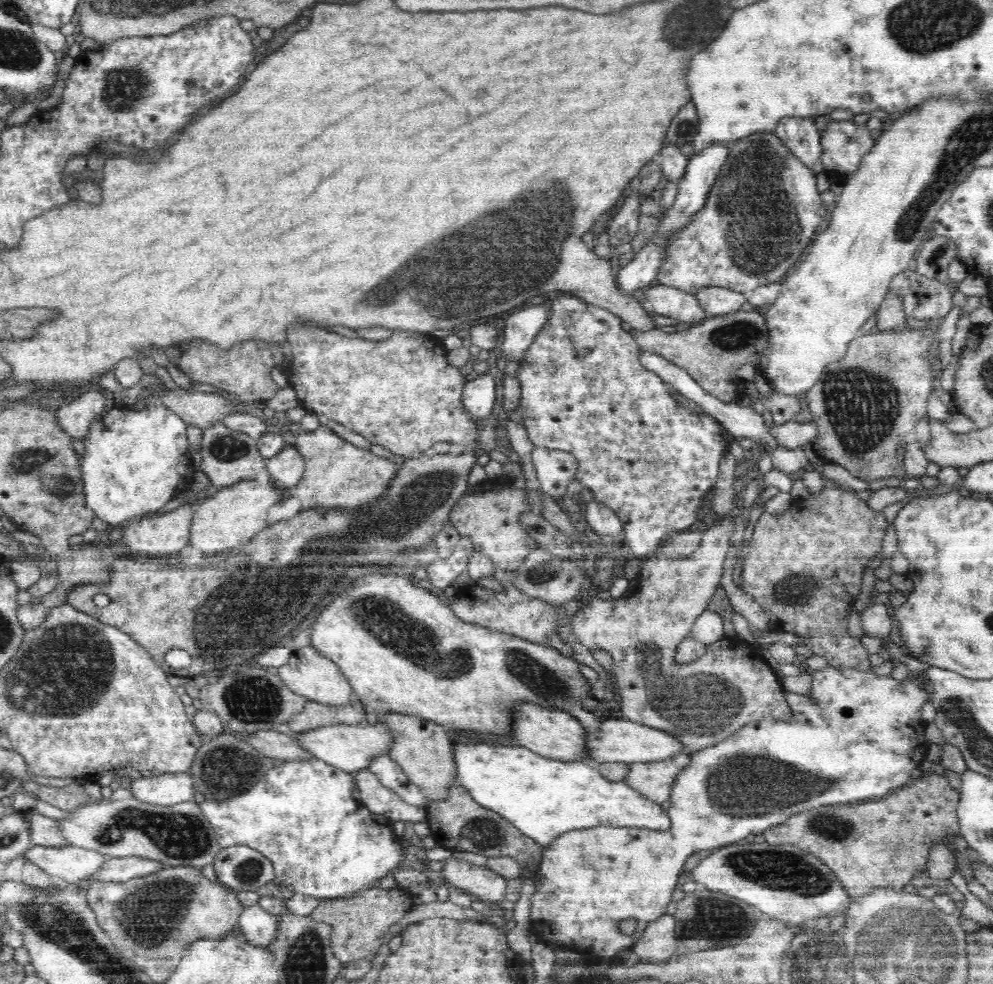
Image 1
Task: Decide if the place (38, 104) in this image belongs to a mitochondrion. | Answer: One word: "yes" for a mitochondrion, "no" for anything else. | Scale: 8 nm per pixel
no

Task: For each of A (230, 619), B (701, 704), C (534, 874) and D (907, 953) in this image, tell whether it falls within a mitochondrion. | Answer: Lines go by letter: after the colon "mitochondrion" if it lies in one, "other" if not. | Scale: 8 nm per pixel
A: mitochondrion
B: mitochondrion
C: other
D: mitochondrion

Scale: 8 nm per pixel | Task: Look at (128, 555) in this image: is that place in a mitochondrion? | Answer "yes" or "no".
no

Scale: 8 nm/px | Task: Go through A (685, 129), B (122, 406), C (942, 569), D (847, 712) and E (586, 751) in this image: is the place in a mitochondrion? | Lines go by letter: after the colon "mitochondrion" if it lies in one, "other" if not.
A: mitochondrion
B: other
C: other
D: other
E: other

